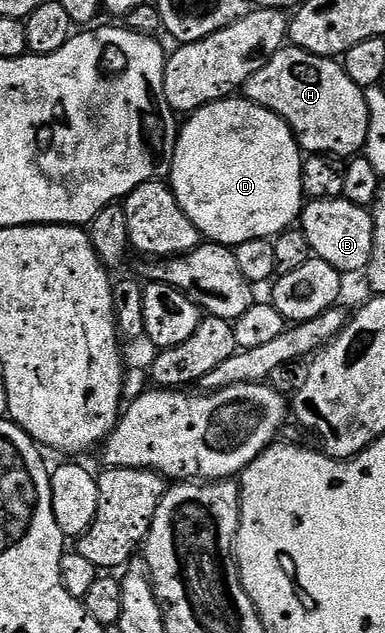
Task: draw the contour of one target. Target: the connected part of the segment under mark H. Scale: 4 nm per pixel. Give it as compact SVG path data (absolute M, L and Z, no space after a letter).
M286 44L279 52L275 52L275 56L271 56L267 64L263 64L263 68L259 68L259 72L255 72L245 81L243 94L249 101L279 115L293 130L298 146L306 155L323 154L349 160L364 151L369 131L369 109L365 90L357 86L351 76L347 76L340 61L315 56L298 46Z

